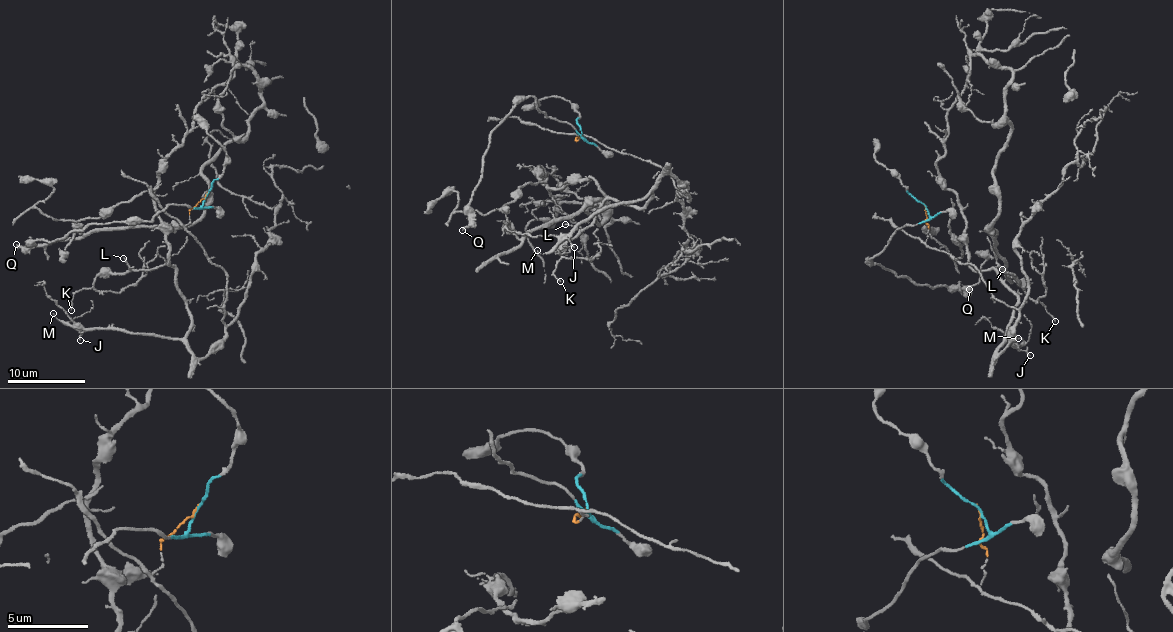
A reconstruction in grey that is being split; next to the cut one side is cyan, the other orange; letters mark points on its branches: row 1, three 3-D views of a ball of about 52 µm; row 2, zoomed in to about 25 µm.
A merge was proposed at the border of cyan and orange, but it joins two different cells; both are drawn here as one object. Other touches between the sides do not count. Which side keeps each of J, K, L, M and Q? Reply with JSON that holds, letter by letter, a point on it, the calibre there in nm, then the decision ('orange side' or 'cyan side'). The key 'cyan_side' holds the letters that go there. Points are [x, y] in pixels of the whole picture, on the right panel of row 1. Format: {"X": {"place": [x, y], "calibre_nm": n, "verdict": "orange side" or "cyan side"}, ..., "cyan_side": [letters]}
{"J": {"place": [1030, 355], "calibre_nm": 100, "verdict": "orange side"}, "K": {"place": [1055, 321], "calibre_nm": 130, "verdict": "orange side"}, "L": {"place": [1002, 269], "calibre_nm": 110, "verdict": "orange side"}, "M": {"place": [1018, 338], "calibre_nm": 90, "verdict": "orange side"}, "Q": {"place": [969, 289], "calibre_nm": 220, "verdict": "cyan side"}, "cyan_side": ["Q"]}

